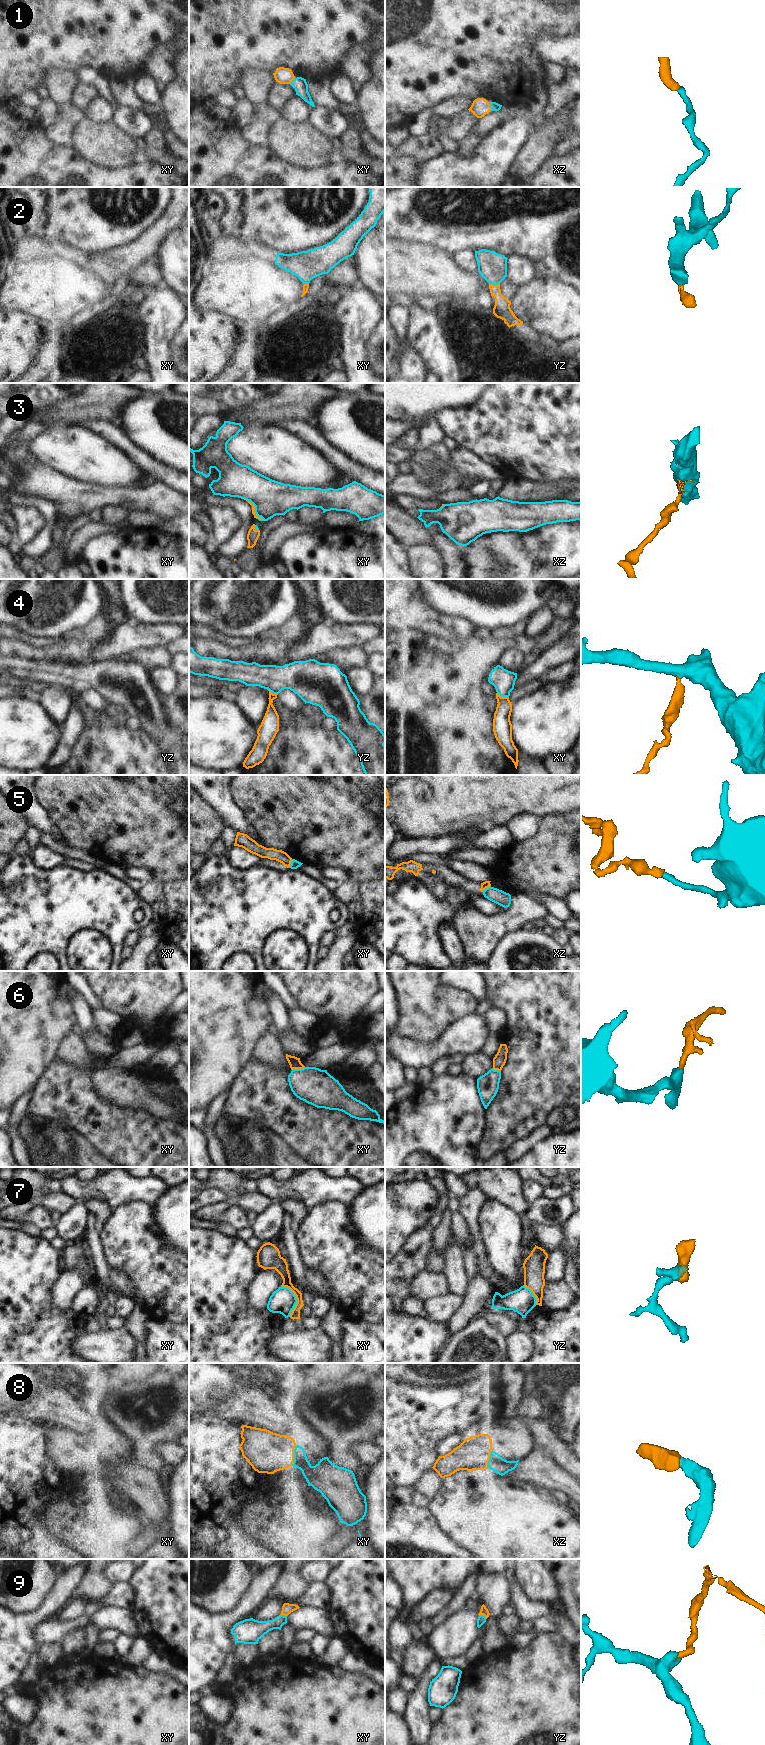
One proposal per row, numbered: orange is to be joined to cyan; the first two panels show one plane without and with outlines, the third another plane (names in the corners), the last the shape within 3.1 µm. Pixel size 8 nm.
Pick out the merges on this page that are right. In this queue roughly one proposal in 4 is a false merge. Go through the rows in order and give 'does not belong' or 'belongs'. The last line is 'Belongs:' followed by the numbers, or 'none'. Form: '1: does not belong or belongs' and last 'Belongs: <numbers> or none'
1: belongs
2: belongs
3: belongs
4: belongs
5: belongs
6: does not belong
7: does not belong
8: belongs
9: belongs
Belongs: 1, 2, 3, 4, 5, 8, 9

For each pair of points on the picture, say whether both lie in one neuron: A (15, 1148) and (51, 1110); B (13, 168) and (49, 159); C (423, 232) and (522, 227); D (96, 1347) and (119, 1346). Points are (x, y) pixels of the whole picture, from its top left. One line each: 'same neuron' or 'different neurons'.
A: different neurons
B: same neuron
C: same neuron
D: same neuron

